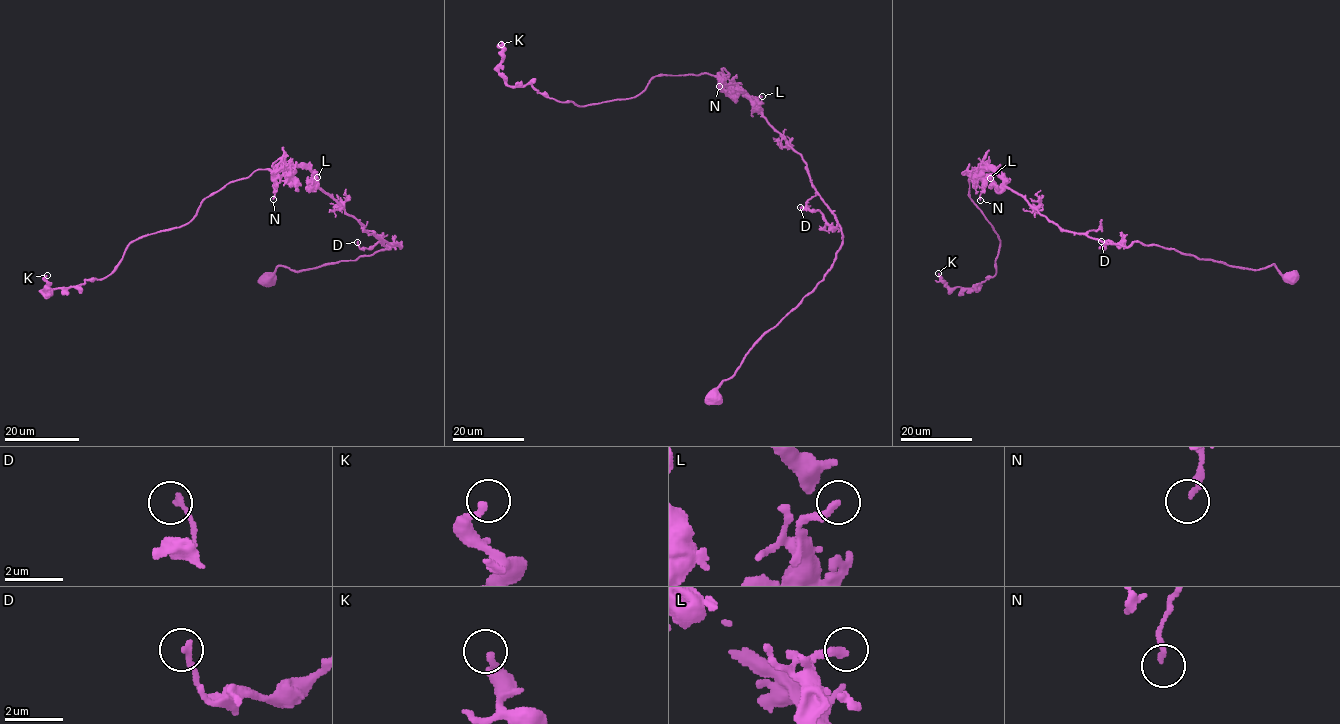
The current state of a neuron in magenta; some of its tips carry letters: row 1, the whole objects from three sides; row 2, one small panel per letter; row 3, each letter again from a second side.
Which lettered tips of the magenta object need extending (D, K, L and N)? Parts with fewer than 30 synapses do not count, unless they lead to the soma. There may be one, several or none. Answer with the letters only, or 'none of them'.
none of them

